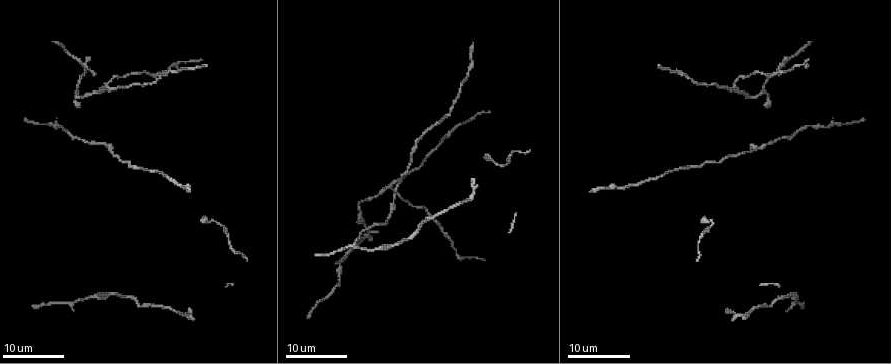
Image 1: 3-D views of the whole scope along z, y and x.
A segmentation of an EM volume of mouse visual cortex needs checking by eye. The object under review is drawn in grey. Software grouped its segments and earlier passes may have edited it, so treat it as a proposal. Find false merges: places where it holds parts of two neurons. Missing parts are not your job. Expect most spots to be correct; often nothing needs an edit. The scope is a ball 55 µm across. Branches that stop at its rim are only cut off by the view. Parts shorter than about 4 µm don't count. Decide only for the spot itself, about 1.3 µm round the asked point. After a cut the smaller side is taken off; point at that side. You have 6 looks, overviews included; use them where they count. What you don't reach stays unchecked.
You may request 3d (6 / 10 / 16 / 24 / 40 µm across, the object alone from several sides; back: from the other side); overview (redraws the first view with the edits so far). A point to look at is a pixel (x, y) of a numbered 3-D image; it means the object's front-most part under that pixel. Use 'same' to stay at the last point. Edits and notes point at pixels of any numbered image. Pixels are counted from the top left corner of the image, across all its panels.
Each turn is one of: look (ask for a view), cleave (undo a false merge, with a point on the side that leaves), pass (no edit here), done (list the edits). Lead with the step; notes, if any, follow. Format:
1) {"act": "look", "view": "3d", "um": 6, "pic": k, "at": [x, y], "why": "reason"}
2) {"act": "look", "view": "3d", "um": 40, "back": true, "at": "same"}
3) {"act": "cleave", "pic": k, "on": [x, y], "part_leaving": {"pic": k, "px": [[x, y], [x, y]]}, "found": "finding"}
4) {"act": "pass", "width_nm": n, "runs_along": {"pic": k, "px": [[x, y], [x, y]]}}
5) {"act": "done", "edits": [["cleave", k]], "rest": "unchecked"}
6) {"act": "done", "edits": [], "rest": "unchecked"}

{"act": "look", "view": "3d", "um": 24, "pic": 1, "at": [733, 84], "why": "thin arm on a thick one"}

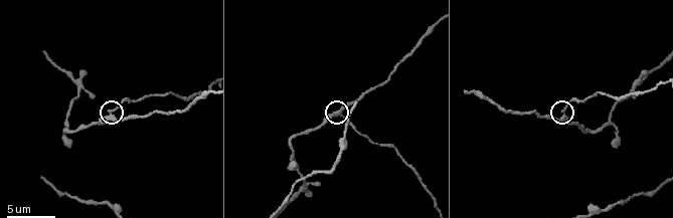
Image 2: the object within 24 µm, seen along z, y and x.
{"act": "look", "view": "3d", "um": 10, "pic": 2, "at": [565, 115]}

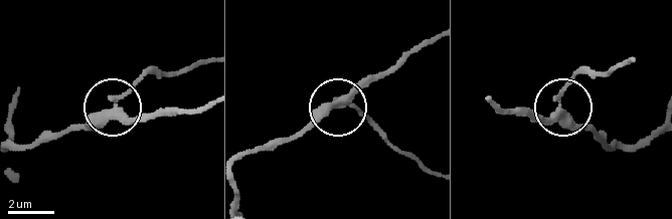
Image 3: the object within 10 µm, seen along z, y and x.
{"act": "pass", "side_arm_um": 23, "arms": 3, "found": "all the same neuron"}

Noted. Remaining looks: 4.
{"act": "look", "view": "3d", "um": 6, "pic": 2, "at": [67, 120], "why": "branch point"}

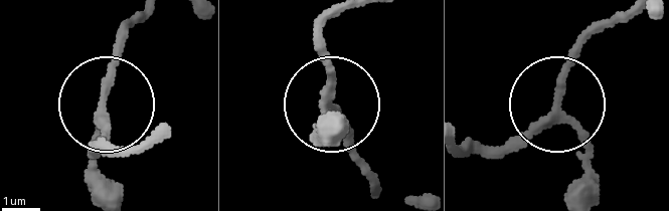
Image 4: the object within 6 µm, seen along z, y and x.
{"act": "pass", "arms": 3, "found": "one neuron here"}

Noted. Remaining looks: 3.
{"act": "look", "view": "3d", "um": 24, "pic": 1, "at": [210, 219], "why": "calibre changes"}

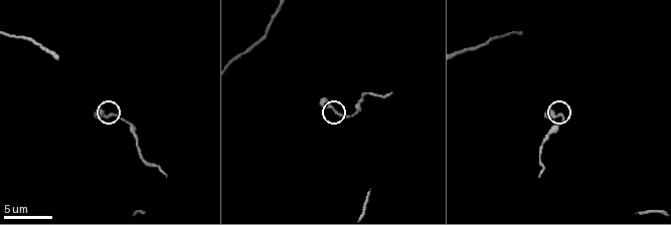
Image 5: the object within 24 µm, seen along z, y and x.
{"act": "look", "view": "3d", "um": 6, "pic": 5, "at": [111, 114]}

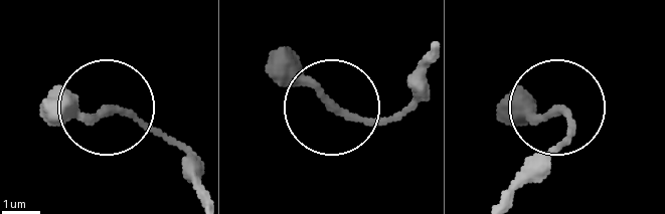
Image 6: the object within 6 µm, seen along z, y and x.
{"act": "pass", "found": "one neuron here"}

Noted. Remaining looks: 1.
{"act": "done", "edits": [], "rest": "unchecked"}

